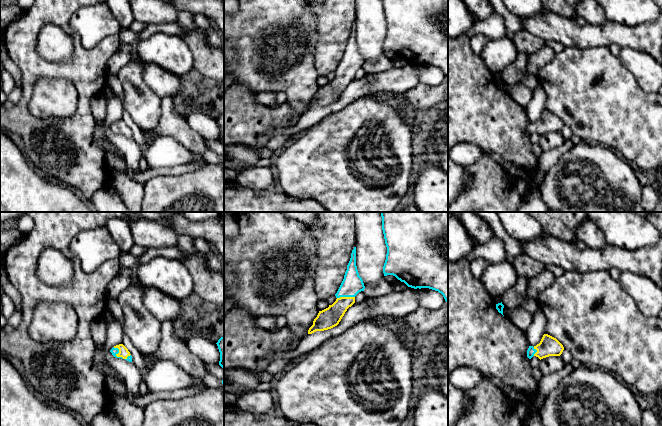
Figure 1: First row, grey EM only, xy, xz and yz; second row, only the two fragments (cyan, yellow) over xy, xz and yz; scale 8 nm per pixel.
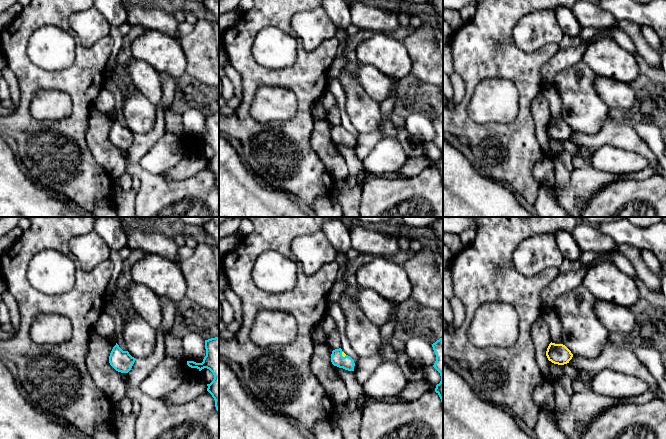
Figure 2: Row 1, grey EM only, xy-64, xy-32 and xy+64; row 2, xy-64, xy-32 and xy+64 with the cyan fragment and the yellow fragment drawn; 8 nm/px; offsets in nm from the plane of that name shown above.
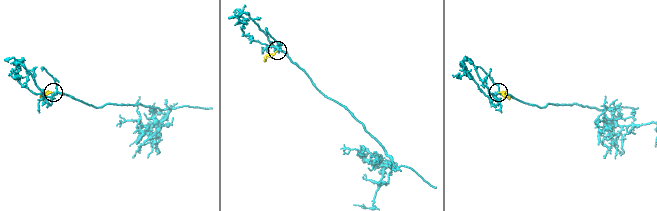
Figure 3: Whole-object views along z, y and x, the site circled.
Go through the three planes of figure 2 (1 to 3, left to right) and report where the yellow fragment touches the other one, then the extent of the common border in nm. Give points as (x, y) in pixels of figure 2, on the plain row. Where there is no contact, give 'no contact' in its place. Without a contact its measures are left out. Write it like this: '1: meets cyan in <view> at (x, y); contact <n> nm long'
1: no contact
2: meets cyan in xy-32 at (341, 130); contact 60 nm long
3: no contact

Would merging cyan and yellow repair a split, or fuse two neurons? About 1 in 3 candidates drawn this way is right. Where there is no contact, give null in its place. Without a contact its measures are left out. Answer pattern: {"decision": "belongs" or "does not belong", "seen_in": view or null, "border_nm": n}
{"decision": "belongs", "seen_in": "xy", "border_nm": 130}

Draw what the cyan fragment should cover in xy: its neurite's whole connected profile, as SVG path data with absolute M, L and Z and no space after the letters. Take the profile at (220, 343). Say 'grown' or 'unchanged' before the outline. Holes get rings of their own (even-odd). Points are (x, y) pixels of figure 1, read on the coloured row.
unchanged; M224 336L221 337L216 344L220 352L219 365L224 369Z

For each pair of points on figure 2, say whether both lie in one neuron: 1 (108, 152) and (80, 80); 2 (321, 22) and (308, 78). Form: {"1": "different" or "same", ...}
{"1": "different", "2": "different"}

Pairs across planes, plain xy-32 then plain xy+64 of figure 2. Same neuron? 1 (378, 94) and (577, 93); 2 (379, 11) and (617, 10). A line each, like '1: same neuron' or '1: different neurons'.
1: different neurons
2: different neurons

